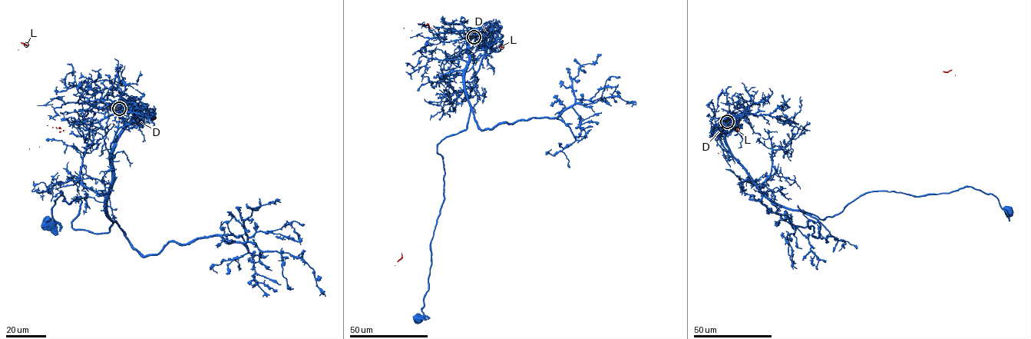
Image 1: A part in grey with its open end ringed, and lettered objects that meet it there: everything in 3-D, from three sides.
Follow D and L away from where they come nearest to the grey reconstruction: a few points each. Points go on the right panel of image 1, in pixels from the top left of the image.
D: (727, 121), (728, 151), (752, 182), (821, 219), (868, 192), (966, 187), (992, 194), (1009, 211)
L: (725, 123), (943, 71), (712, 128)

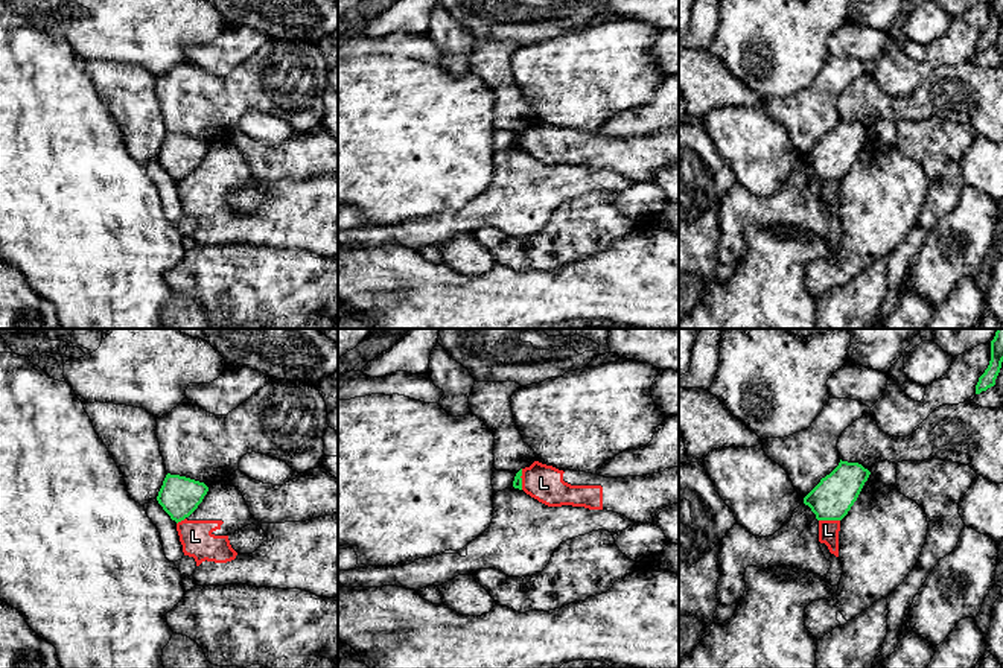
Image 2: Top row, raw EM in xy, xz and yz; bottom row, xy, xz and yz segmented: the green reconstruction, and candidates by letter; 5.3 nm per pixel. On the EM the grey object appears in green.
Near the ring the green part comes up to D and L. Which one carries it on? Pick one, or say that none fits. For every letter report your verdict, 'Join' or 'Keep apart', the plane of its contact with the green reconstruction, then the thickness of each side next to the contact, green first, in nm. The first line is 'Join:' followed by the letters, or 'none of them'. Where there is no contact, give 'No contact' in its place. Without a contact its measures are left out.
Join: D
D: Join. No contact
L: Keep apart. Touches green in yz. Thickness 220 nm (green) against 110 nm

